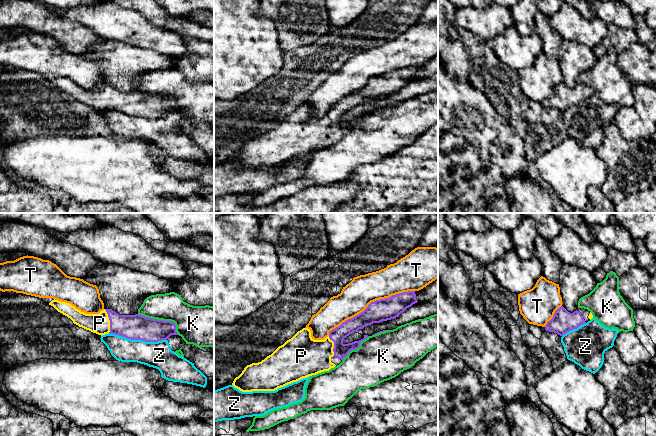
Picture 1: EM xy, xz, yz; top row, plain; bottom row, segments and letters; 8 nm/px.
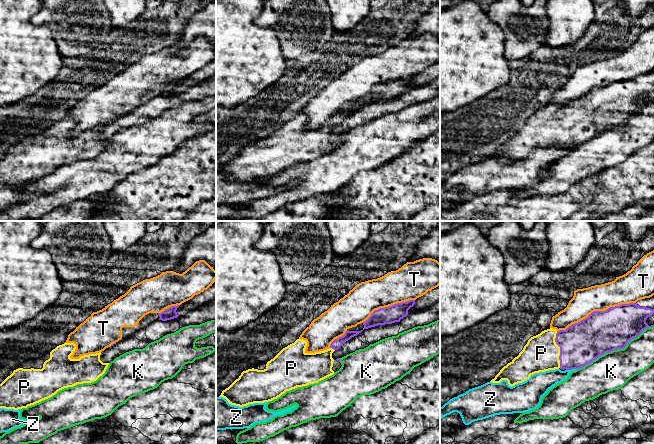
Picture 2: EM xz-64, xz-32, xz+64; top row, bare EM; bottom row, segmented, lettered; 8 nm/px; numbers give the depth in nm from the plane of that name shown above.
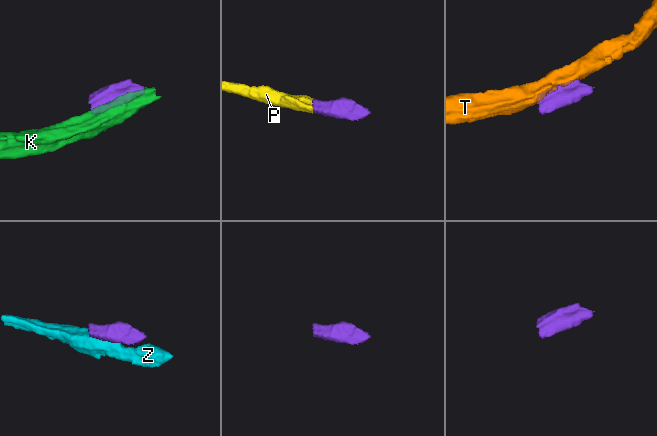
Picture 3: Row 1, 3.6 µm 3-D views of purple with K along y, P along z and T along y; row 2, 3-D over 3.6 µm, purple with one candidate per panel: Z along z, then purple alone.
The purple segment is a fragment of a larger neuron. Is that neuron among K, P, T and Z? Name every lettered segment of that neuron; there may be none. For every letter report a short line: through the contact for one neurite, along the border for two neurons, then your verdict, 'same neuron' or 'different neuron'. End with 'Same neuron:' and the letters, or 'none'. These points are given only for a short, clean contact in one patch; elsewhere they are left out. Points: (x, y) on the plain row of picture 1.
K: different neuron
P: line xy (135, 103), (119, 101), (110, 97), (99, 99); same neuron
T: different neuron
Z: different neuron
Same neuron: P

